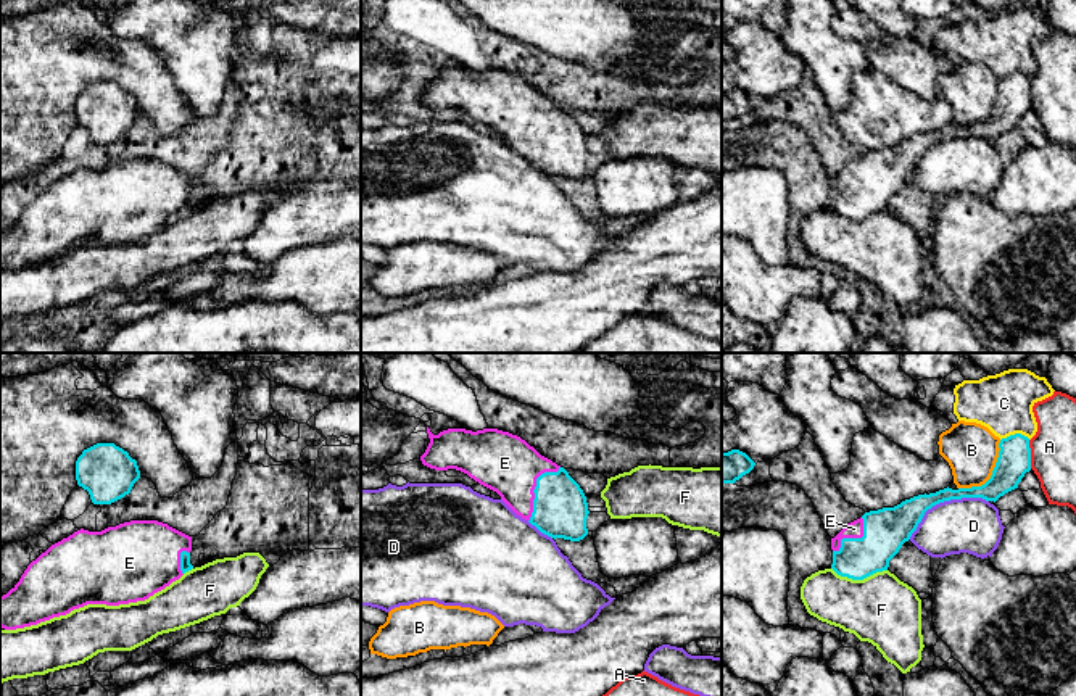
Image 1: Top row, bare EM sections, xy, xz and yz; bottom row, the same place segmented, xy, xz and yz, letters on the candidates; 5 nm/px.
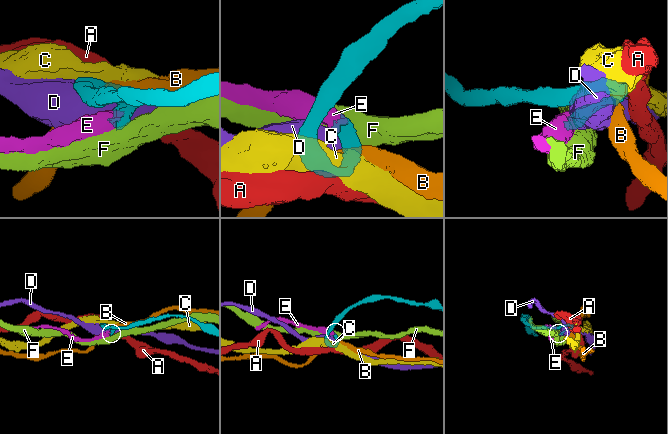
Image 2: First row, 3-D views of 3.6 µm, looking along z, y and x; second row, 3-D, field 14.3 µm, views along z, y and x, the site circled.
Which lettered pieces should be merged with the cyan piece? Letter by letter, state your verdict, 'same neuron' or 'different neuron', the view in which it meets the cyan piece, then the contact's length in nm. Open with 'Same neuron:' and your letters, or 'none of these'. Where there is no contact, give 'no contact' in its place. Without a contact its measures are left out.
Same neuron: E
A: different neuron; meets cyan in yz; contact 140 nm long
B: different neuron; meets cyan in yz; contact 320 nm long
C: different neuron; meets cyan in yz; contact 150 nm long
D: different neuron; meets cyan in yz; contact 440 nm long
E: same neuron; meets cyan in xz; contact 320 nm long
F: different neuron; meets cyan in yz; contact 280 nm long

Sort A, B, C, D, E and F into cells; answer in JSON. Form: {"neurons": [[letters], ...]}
{"neurons": [["A"], ["B"], ["C"], ["D"], ["E"], ["F"]]}

